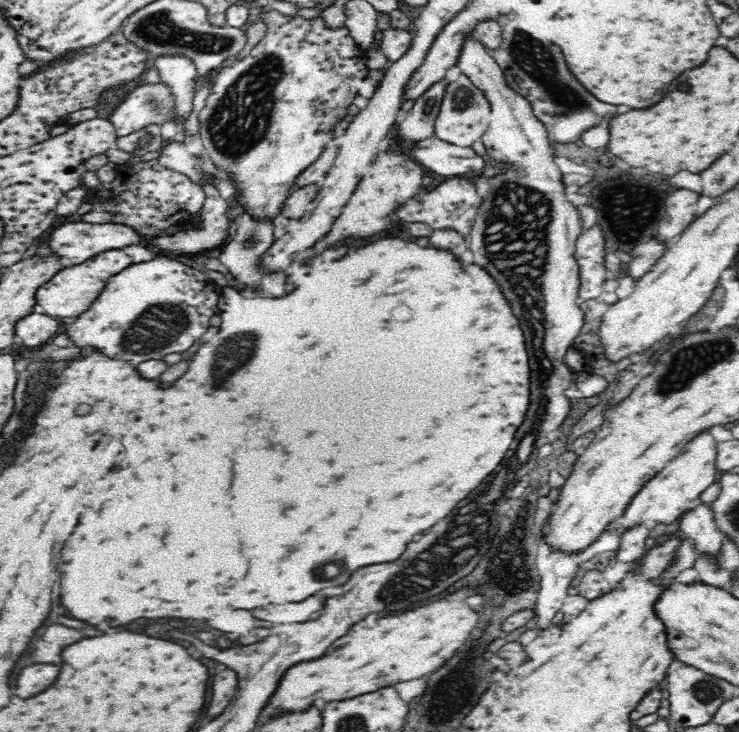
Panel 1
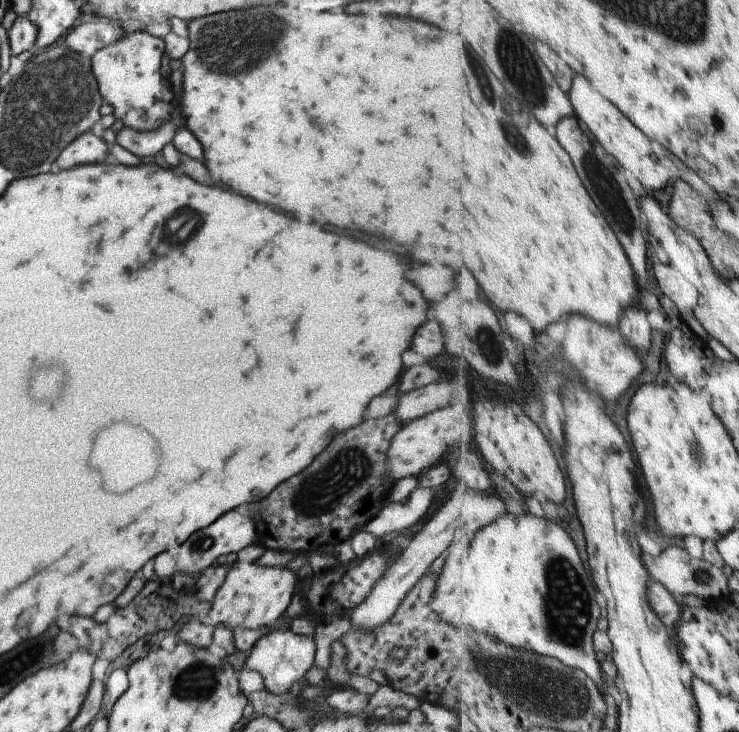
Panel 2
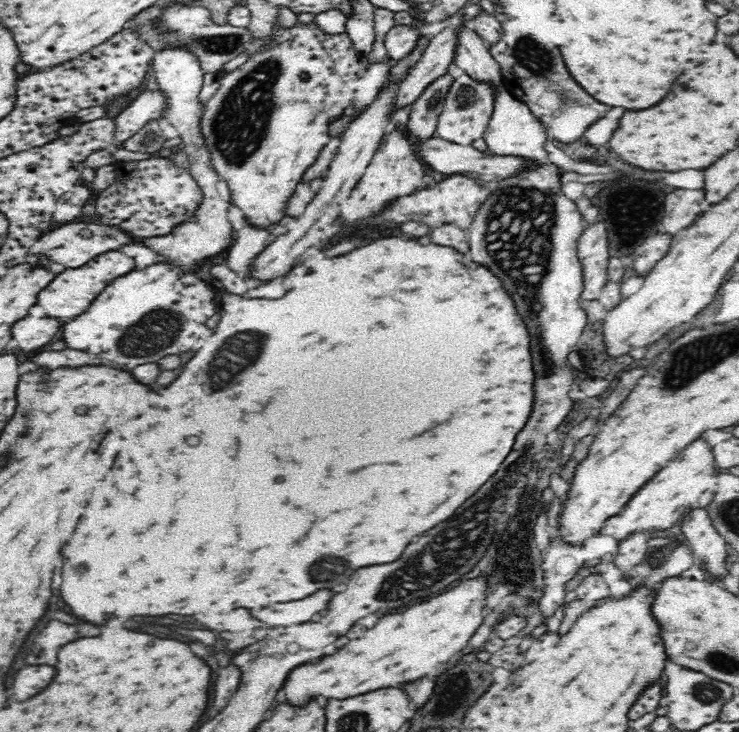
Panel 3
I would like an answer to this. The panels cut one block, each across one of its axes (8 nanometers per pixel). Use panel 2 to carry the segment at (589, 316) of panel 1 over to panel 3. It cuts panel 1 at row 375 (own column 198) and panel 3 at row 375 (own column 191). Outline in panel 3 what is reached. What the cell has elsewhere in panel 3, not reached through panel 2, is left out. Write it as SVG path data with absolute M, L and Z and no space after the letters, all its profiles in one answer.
M608 281L606 286L602 289L600 298L598 300L584 300L581 299L581 307L585 310L588 322L582 332L581 339L577 342L577 352L583 359L584 367L582 371L587 374L588 377L605 378L606 380L612 381L617 377L617 374L622 372L629 364L632 364L633 359L629 355L622 355L619 357L612 357L606 352L606 345L602 338L602 324L604 318L614 306L618 306L623 299L620 296L620 283Z

